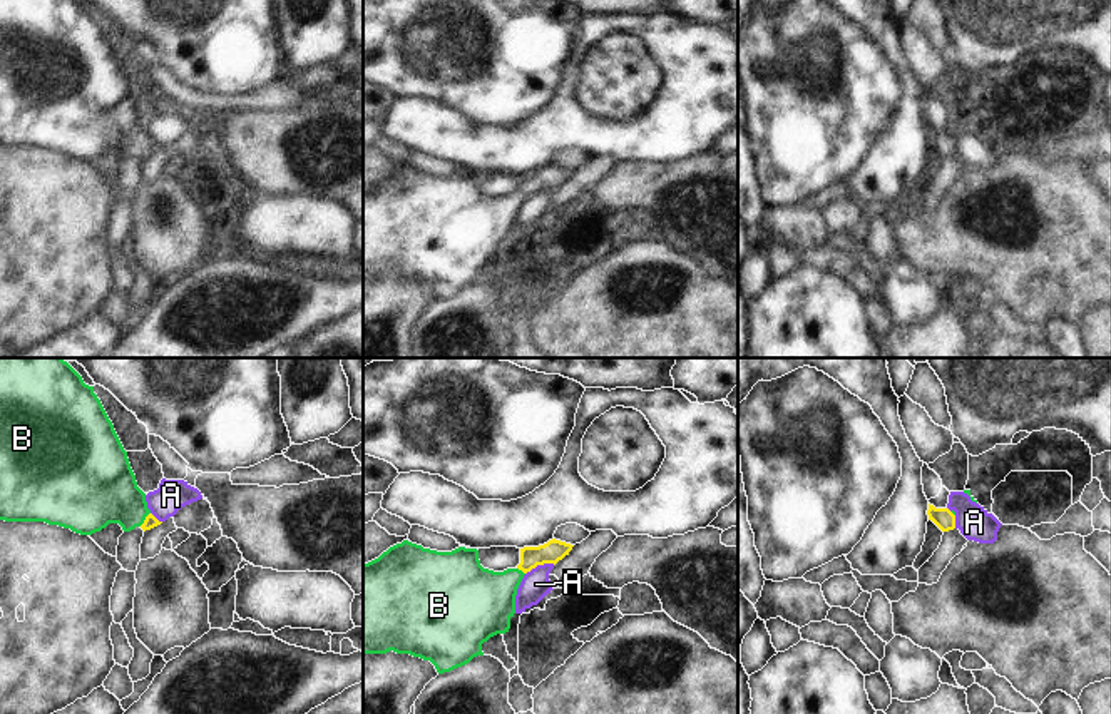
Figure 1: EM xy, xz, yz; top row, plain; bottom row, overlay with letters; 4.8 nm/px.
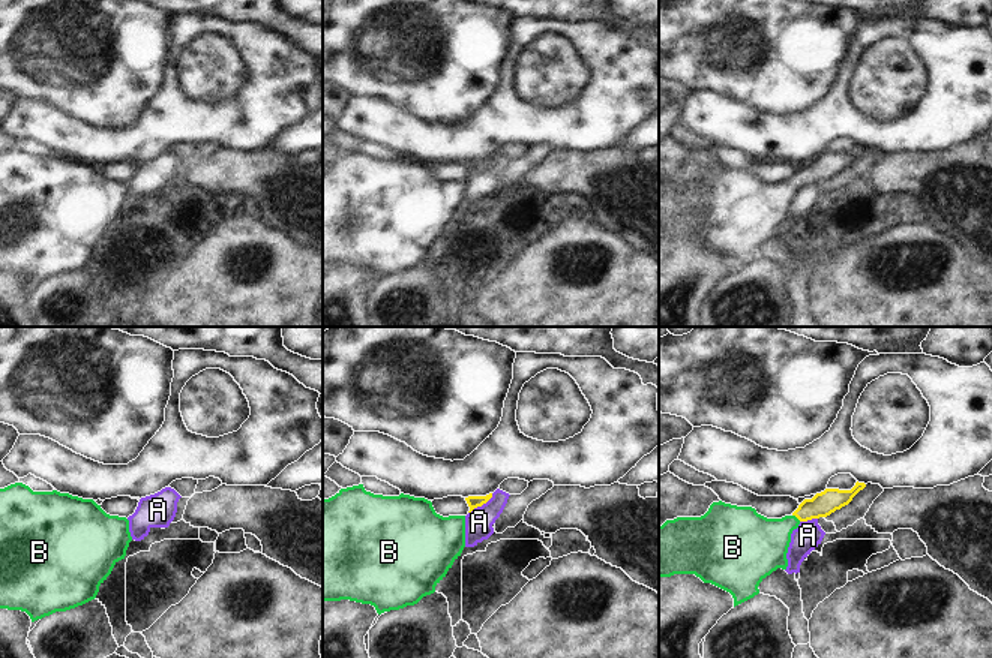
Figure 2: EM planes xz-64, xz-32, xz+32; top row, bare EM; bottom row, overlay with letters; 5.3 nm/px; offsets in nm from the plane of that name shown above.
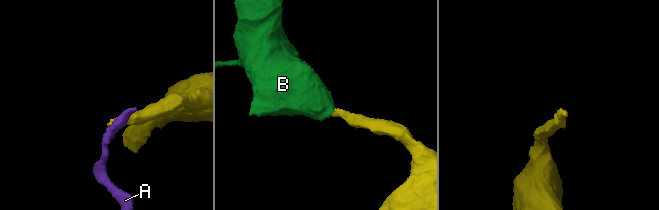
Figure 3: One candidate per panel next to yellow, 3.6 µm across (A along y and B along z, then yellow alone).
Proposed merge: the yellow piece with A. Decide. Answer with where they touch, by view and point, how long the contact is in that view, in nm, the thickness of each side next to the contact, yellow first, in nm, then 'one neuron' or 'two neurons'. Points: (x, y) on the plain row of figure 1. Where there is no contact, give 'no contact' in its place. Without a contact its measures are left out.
contact xz (539, 189); length 150 nm; calibres 110 and 140 nm; two neurons

